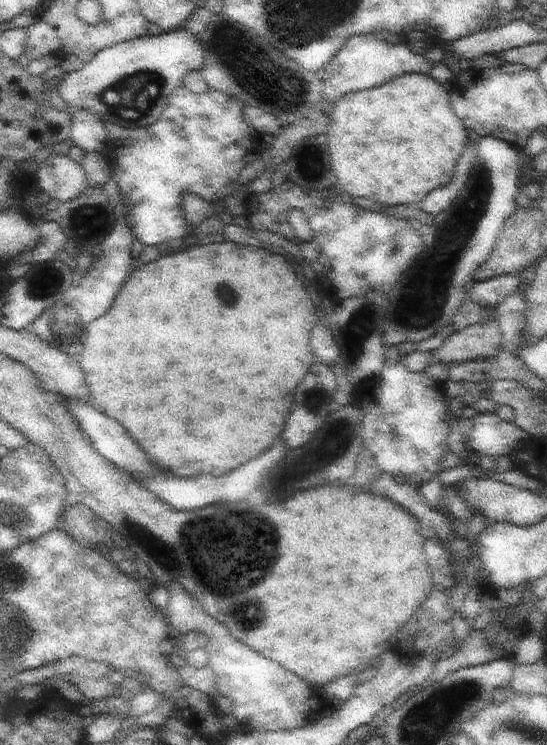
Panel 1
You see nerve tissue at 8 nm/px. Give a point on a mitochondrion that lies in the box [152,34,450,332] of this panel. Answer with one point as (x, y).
(283, 91)

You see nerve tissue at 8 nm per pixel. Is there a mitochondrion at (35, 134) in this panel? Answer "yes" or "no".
no

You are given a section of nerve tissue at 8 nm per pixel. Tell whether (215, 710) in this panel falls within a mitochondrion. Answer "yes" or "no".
no

